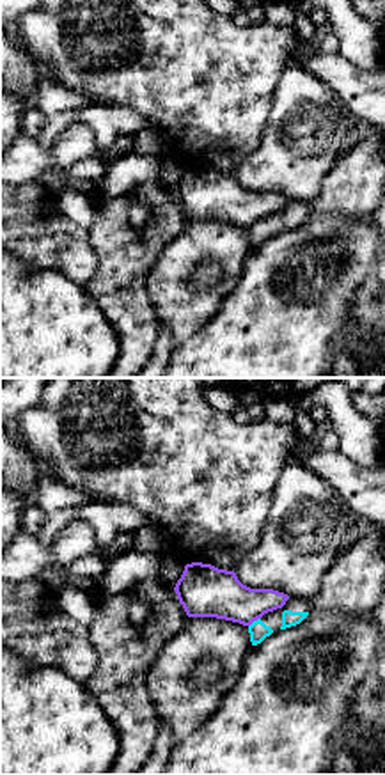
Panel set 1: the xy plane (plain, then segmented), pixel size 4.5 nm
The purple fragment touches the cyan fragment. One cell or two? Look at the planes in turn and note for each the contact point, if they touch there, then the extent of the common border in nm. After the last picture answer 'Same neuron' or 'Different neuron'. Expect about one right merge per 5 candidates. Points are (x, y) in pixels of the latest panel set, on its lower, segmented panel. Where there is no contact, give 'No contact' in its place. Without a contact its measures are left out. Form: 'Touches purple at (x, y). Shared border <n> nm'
Touches purple at (254, 619). Shared border 70 nm

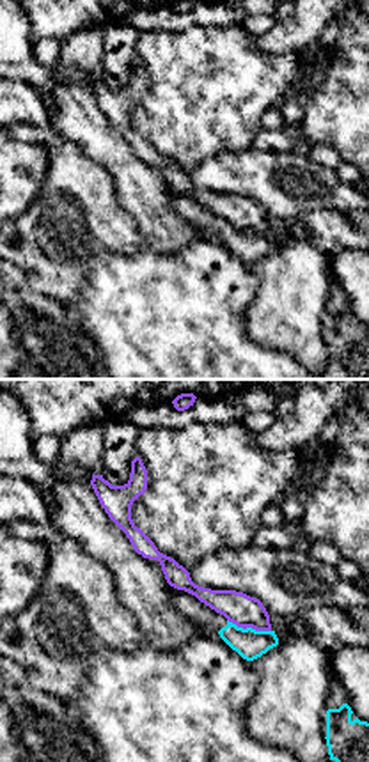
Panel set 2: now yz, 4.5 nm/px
Touches purple at (249, 626). Shared border 200 nm

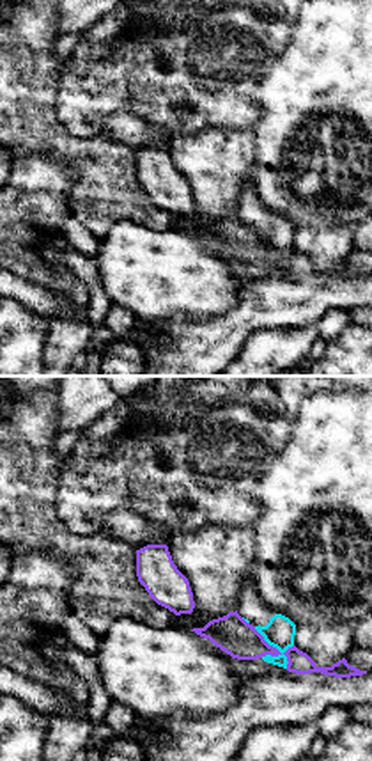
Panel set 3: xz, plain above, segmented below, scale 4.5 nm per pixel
Touches purple at (275, 648). Shared border 240 nm

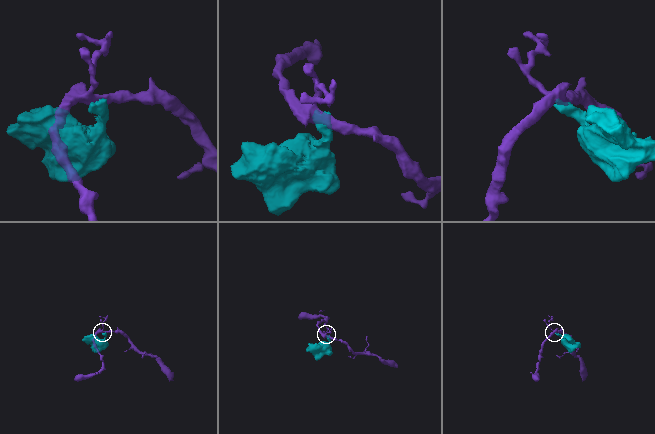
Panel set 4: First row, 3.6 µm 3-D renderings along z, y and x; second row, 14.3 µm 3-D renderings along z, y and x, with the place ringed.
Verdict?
Different neuron

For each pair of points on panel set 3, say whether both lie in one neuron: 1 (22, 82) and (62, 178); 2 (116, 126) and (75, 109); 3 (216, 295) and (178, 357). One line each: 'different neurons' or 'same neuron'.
1: different neurons
2: different neurons
3: different neurons

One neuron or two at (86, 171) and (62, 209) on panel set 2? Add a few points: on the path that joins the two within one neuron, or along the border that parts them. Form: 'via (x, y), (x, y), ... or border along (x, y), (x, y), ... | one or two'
via (77, 179), (75, 188), (62, 201) | one

